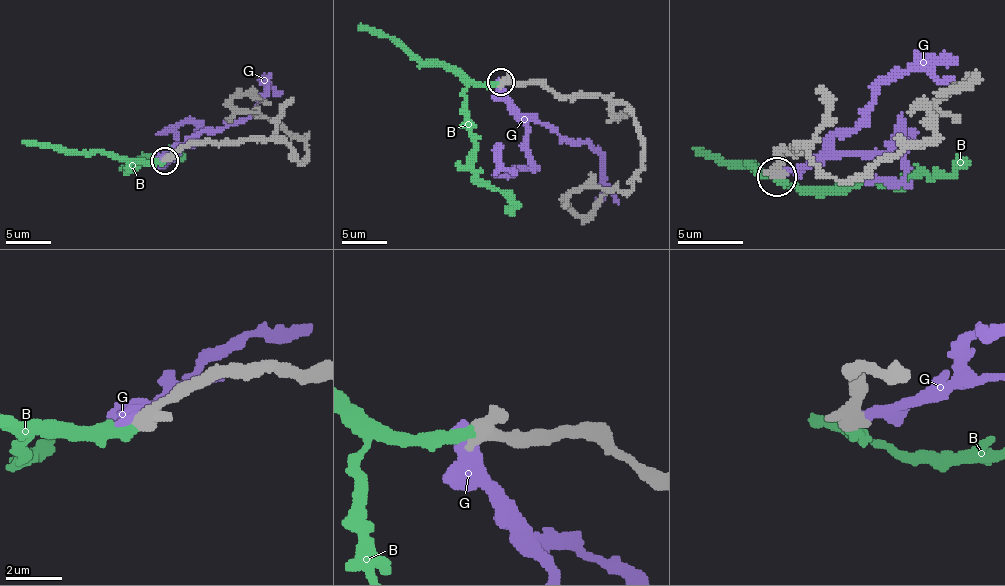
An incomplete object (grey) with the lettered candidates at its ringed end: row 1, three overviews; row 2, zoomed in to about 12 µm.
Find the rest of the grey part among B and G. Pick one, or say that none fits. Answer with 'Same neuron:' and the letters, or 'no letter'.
Same neuron: B

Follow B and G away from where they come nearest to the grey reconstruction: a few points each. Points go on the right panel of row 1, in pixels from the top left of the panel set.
B: (777, 174), (787, 184), (846, 190), (865, 180), (911, 180), (917, 174), (950, 177), (960, 154)
G: (781, 174), (810, 167), (836, 135), (862, 119), (885, 80), (924, 70), (940, 80), (953, 76)

